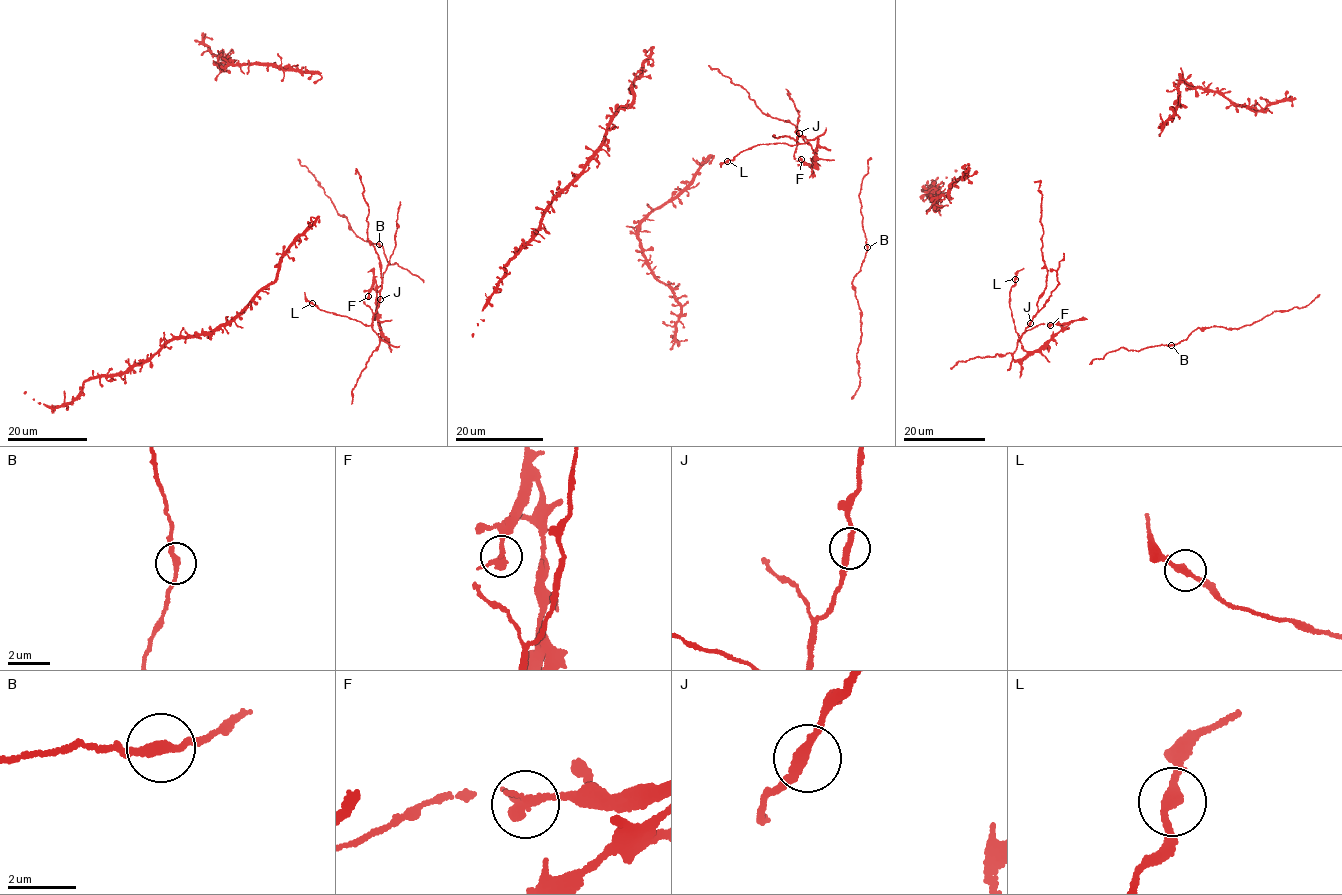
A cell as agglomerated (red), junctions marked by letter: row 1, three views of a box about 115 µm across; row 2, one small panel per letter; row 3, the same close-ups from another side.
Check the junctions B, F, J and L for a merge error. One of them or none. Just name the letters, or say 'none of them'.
F

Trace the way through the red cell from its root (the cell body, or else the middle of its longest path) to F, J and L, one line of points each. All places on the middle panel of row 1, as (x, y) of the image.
F: (748, 95), (765, 115), (794, 125), (800, 134), (799, 144), (818, 138), (813, 163), (809, 164), (801, 159)
J: (748, 95), (765, 115), (790, 122), (799, 133)
L: (748, 95), (765, 115), (794, 125), (800, 134), (798, 142), (757, 145), (727, 161)

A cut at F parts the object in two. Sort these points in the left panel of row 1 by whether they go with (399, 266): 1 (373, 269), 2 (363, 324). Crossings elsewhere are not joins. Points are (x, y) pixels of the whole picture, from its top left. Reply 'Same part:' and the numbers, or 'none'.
Same part: 2

